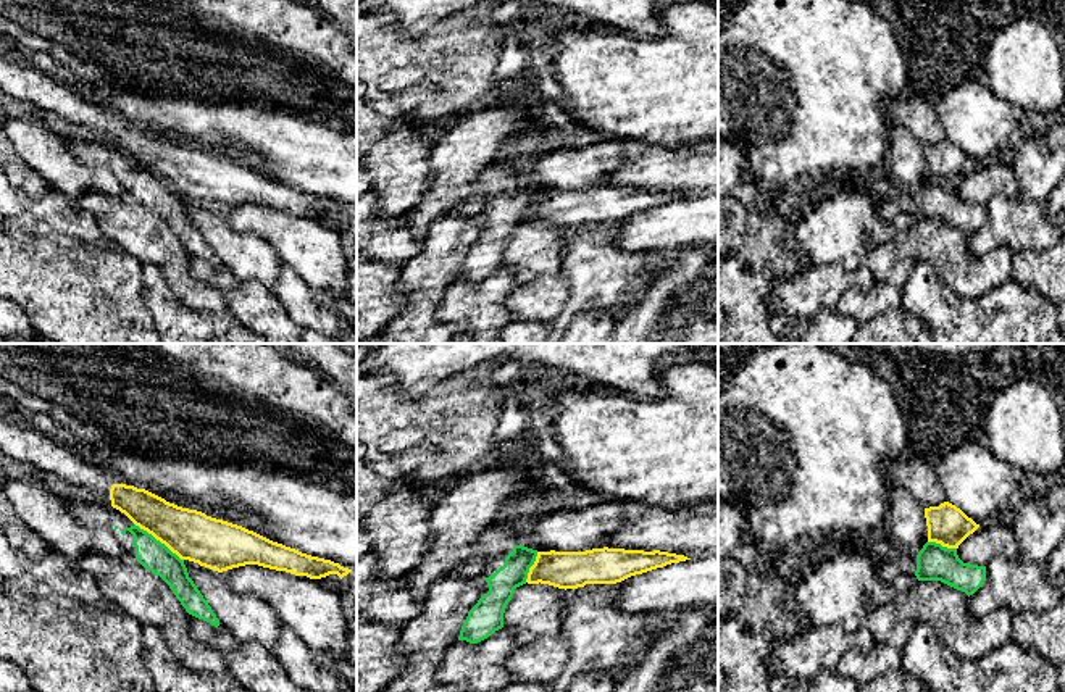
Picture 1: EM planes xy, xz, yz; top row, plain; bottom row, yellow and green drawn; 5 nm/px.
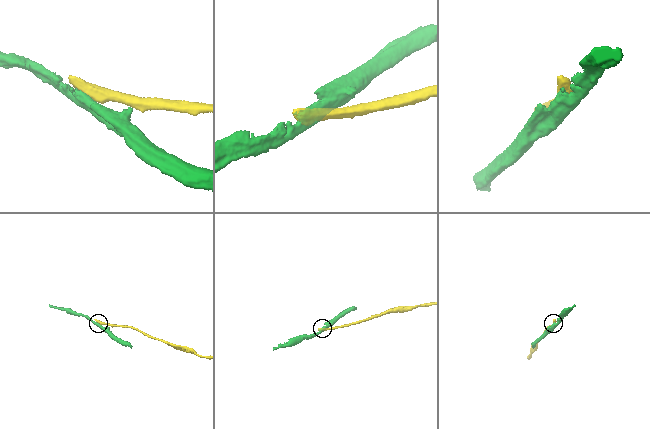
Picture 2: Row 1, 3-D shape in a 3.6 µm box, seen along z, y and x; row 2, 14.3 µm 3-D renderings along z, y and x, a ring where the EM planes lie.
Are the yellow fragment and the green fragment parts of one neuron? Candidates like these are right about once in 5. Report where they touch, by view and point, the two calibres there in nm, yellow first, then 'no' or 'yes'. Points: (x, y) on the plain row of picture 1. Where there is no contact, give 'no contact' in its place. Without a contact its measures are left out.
xy (158, 178) | 240/150 nm | no

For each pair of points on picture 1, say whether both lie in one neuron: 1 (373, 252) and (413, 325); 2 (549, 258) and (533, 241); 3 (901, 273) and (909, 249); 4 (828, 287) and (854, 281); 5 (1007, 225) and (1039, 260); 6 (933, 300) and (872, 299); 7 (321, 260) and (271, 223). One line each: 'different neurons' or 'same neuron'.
1: different neurons
2: same neuron
3: different neurons
4: same neuron
5: different neurons
6: different neurons
7: same neuron

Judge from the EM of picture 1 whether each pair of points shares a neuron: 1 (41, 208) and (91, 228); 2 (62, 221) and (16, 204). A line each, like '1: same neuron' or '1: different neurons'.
1: same neuron
2: same neuron

